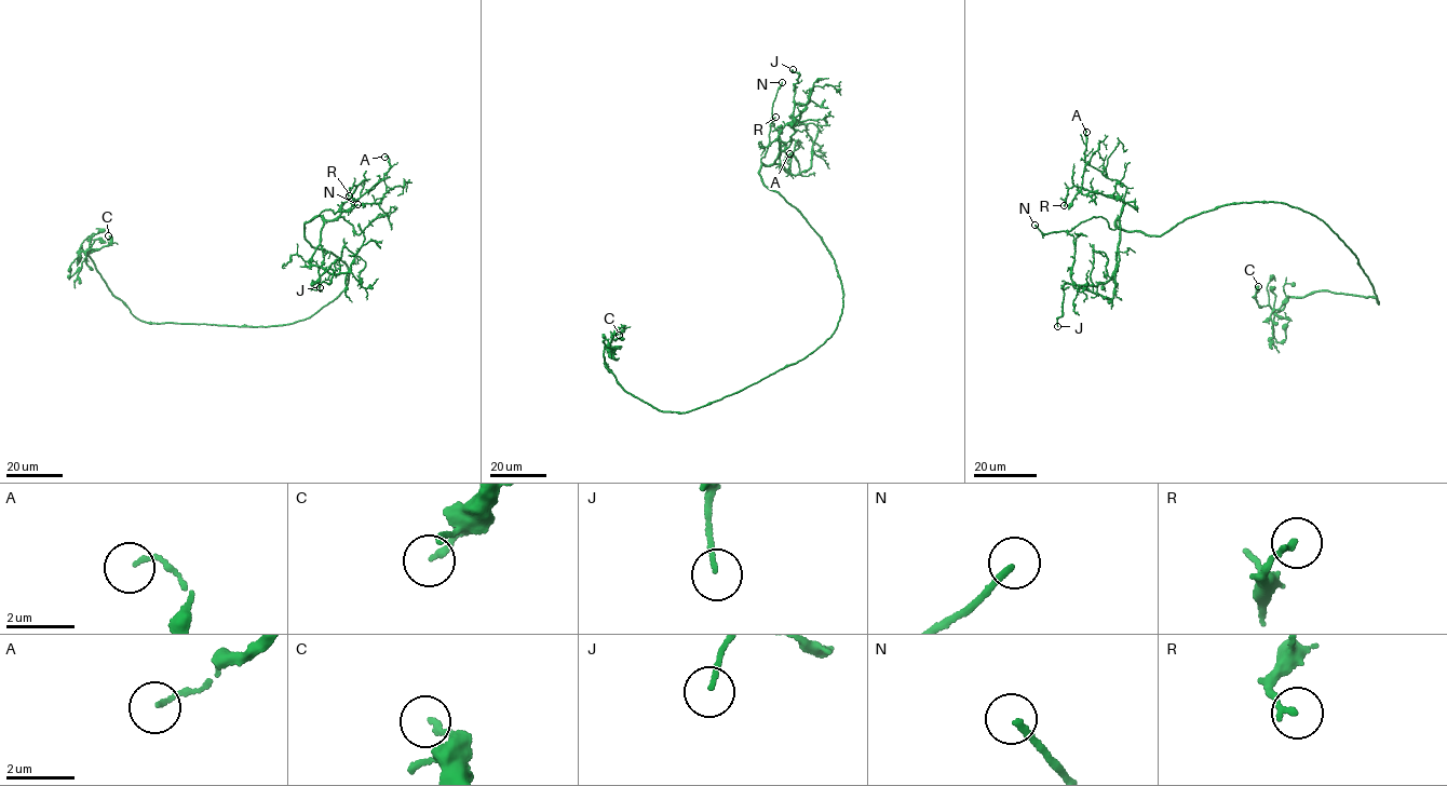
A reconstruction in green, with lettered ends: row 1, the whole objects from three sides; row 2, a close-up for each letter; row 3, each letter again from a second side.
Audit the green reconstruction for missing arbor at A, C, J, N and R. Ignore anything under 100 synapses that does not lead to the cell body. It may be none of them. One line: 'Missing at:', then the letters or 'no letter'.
Missing at: N

